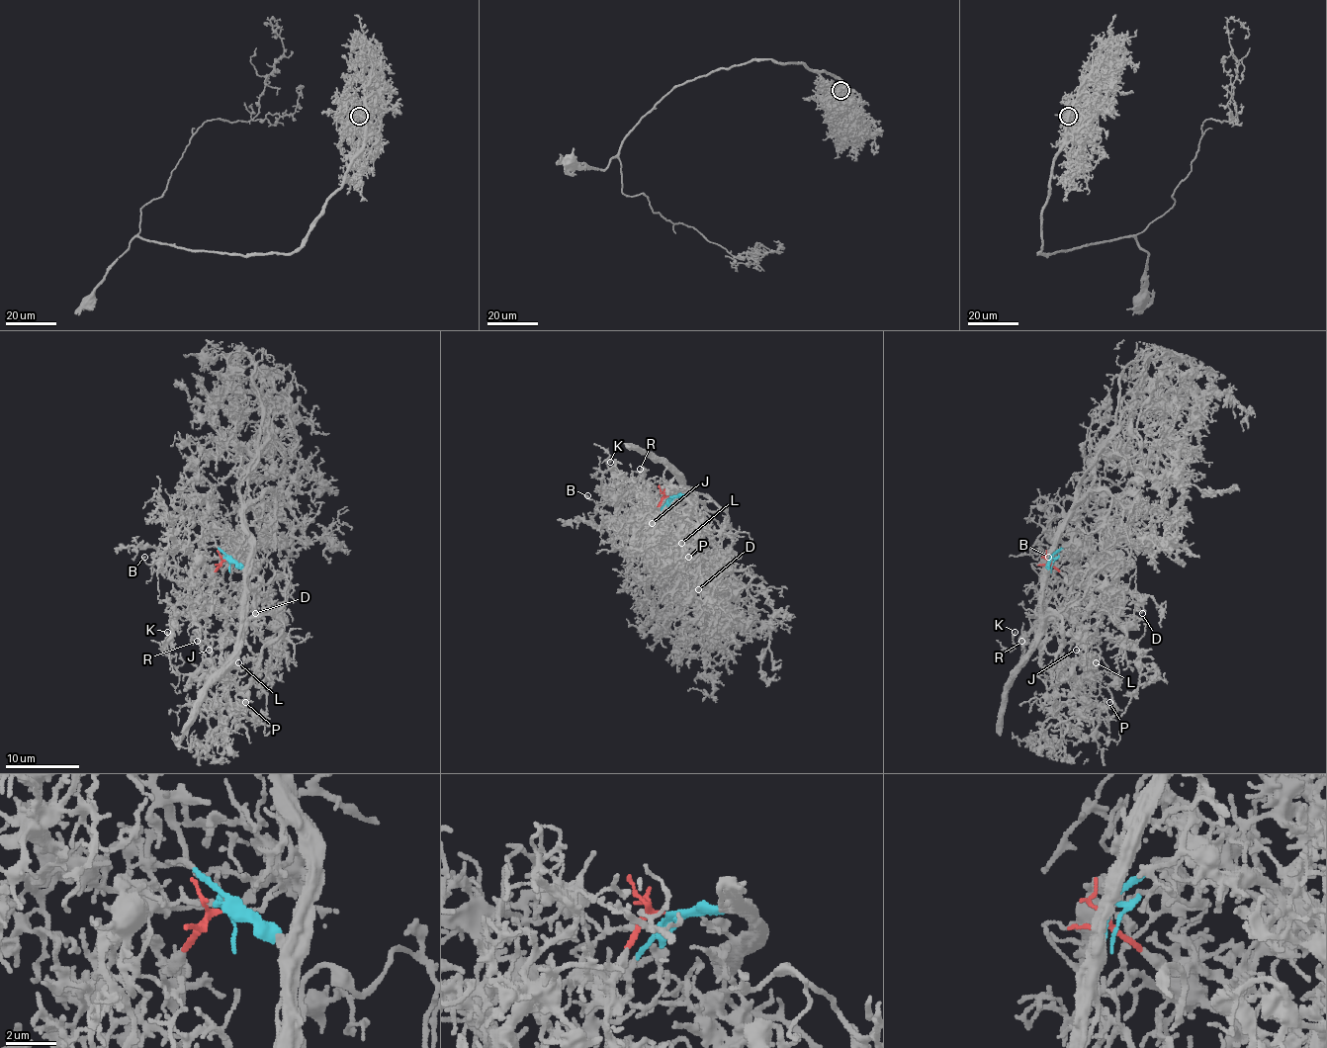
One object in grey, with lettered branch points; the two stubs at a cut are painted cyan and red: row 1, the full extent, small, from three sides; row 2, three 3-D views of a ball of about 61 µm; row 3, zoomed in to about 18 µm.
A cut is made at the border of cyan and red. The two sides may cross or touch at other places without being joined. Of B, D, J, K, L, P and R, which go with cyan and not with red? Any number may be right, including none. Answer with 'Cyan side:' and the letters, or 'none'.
Cyan side: B, J, L, P

